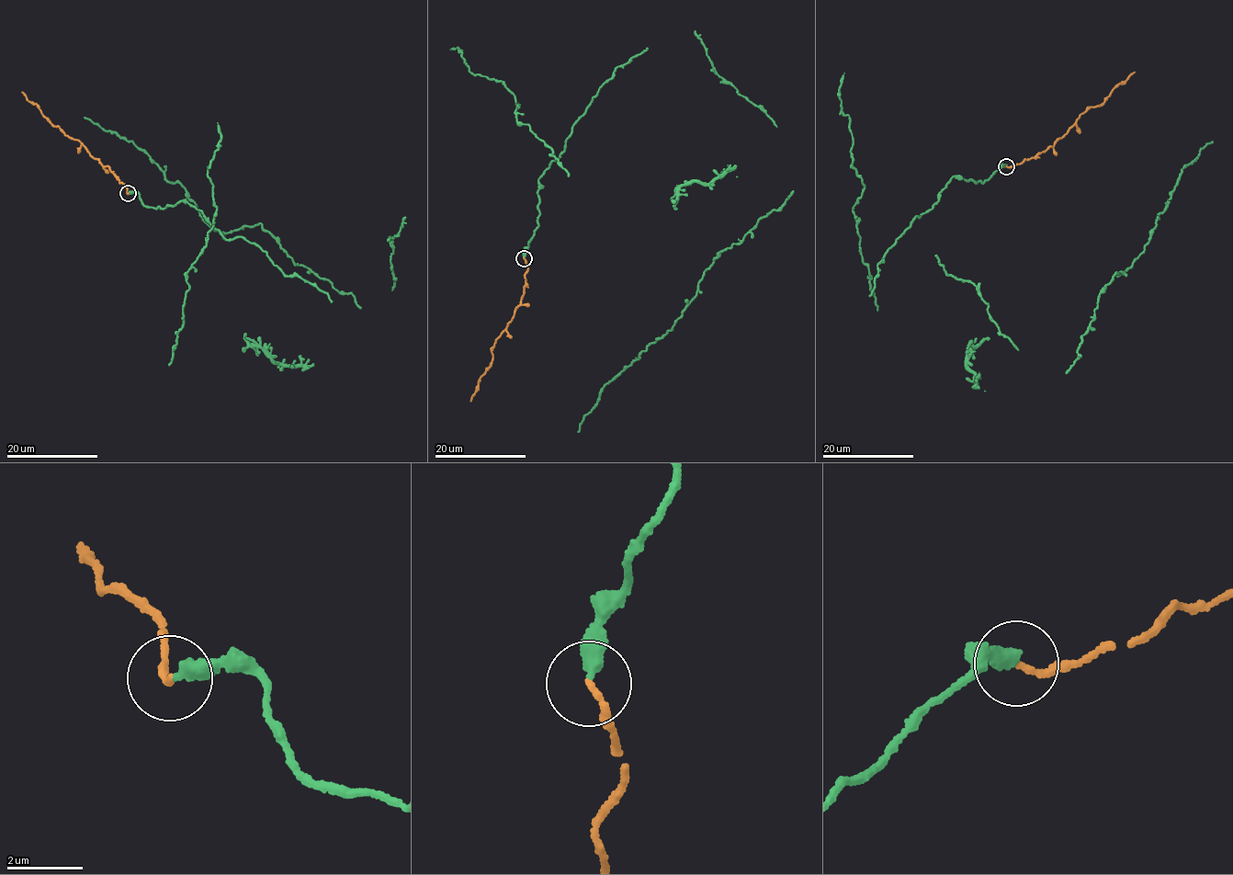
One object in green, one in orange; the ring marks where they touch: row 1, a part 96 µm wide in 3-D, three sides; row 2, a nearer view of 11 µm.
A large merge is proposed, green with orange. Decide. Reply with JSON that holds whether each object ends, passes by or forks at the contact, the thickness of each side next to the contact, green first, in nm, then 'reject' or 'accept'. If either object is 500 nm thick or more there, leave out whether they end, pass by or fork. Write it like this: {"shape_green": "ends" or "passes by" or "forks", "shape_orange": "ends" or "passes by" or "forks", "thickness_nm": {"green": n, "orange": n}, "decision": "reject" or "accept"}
{"shape_green": "ends", "shape_orange": "ends", "thickness_nm": {"green": 380, "orange": 160}, "decision": "accept"}

